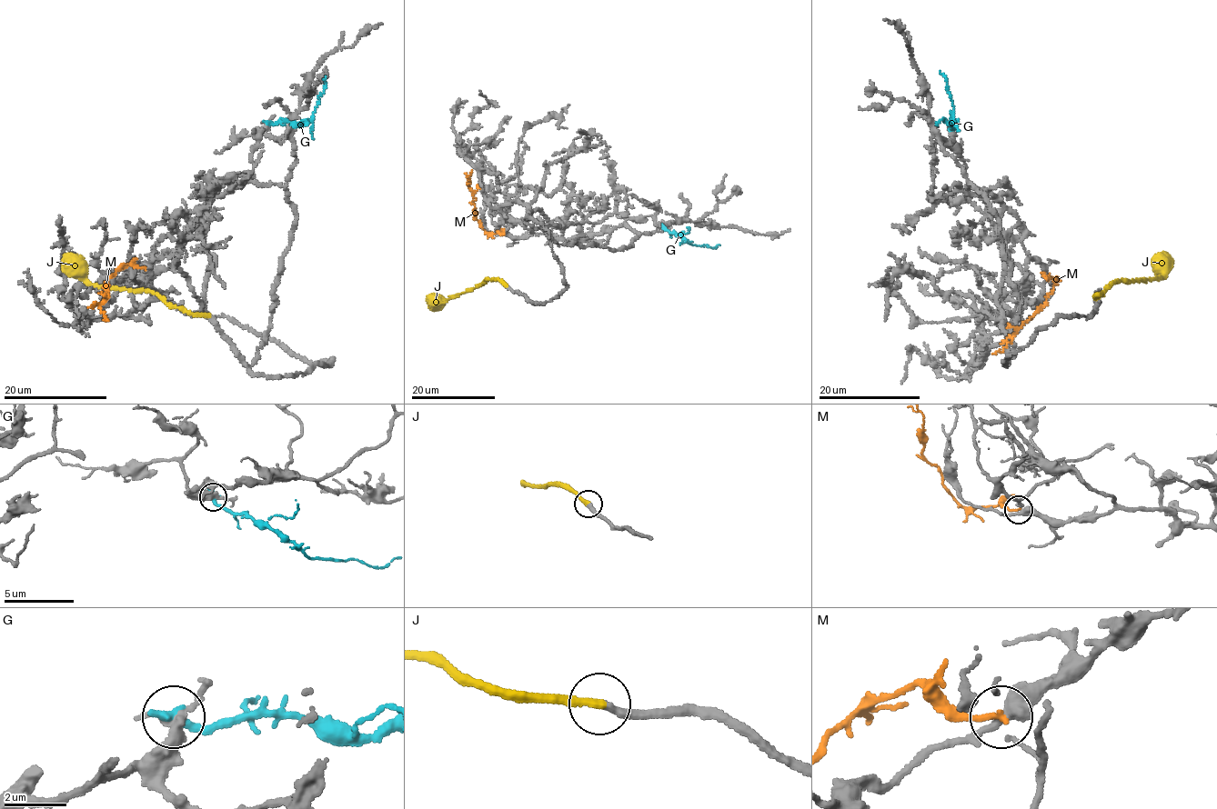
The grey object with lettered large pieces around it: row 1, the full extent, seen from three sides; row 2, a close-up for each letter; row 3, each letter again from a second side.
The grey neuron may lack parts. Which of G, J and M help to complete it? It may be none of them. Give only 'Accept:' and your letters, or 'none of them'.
Accept: J

